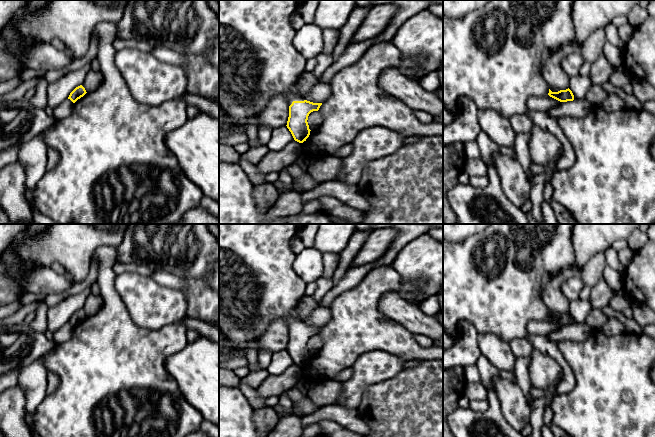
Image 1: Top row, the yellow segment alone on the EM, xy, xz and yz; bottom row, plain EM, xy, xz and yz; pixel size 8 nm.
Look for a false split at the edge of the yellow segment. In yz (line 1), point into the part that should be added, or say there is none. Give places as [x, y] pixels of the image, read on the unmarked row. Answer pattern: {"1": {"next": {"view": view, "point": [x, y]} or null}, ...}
{"1": {"next": {"view": "yz", "point": [494, 279]}}}

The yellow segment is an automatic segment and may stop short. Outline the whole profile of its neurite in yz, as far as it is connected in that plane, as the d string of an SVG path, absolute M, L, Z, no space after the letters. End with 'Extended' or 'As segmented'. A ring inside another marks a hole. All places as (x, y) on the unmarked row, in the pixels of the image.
M490 224L484 231L468 237L463 242L450 242L443 239L443 330L449 334L457 334L460 321L468 321L473 324L478 333L492 333L500 339L510 342L515 338L527 337L527 325L531 320L550 320L560 326L573 325L574 319L568 312L558 316L552 316L545 306L542 293L550 277L569 268L574 261L572 245L573 224Z. Extended

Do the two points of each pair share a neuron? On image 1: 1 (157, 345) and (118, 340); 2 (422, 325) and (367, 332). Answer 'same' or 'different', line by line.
1: same
2: different

